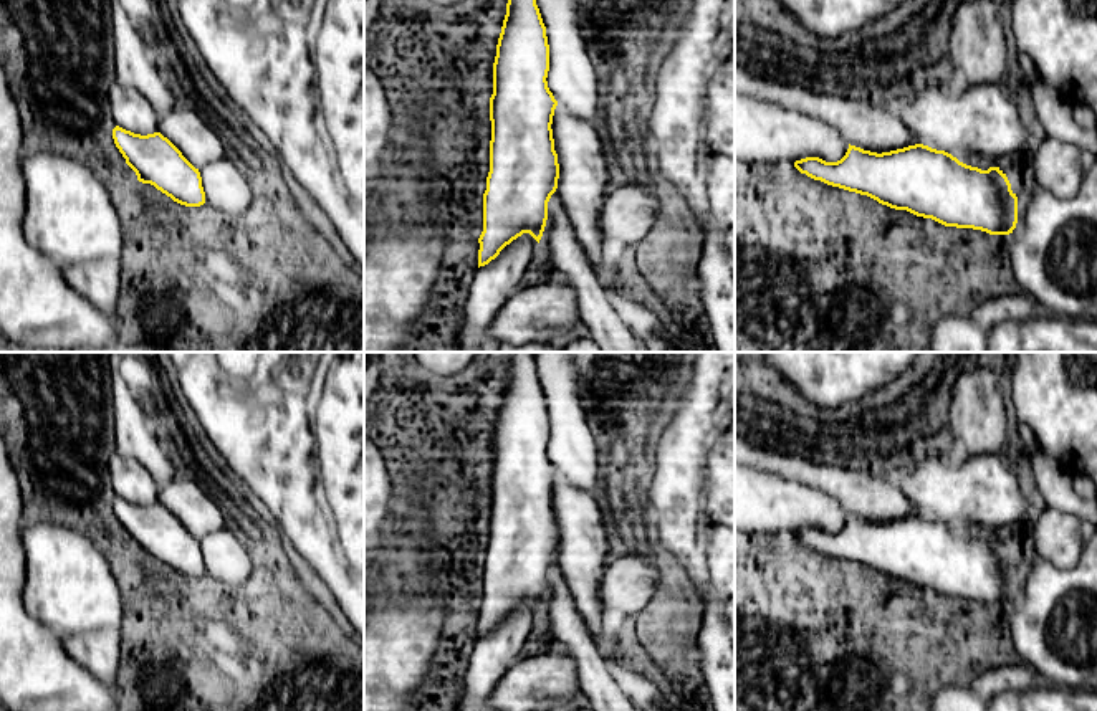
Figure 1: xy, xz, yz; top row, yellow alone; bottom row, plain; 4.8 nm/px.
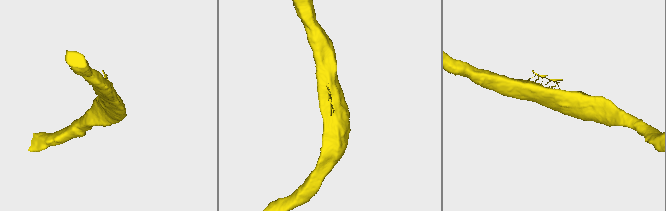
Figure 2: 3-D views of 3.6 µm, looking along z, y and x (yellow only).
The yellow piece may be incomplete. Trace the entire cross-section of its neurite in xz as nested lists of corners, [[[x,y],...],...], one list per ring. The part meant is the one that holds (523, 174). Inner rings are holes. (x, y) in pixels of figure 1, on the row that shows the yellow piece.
[[[508,0],[493,63],[490,98],[490,172],[483,193],[483,231],[478,238],[478,268],[523,233],[538,243],[548,220],[548,202],[558,188],[559,164],[553,139],[558,106],[548,88],[549,45],[536,0]]]

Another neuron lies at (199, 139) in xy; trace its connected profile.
[[[182,101],[164,114],[157,124],[157,132],[167,137],[199,170],[232,154],[225,132],[189,101]]]

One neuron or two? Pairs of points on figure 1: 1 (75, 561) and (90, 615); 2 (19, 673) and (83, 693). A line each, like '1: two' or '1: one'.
1: one
2: one

